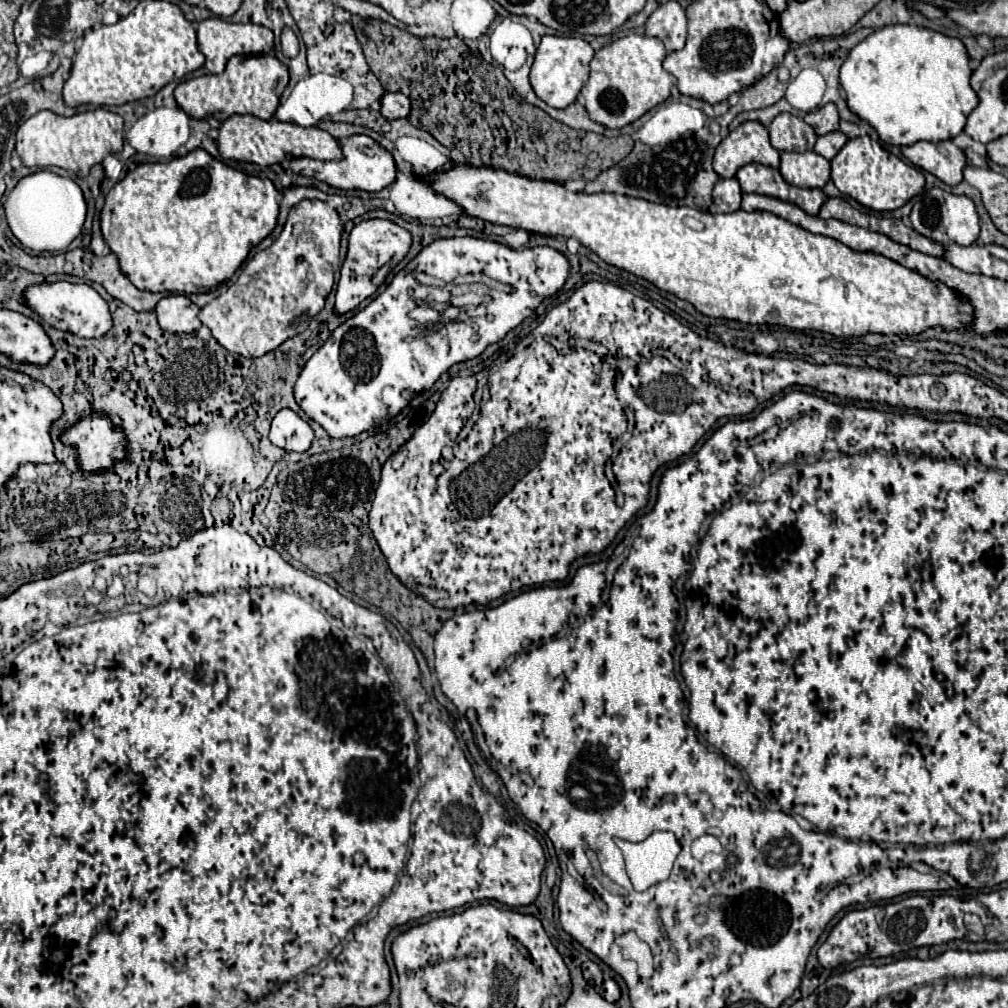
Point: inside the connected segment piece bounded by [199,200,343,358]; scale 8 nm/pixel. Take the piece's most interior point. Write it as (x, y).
(275, 295)

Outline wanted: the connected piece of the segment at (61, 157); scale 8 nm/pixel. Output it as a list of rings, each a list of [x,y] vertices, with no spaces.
[[[97,108],[75,116],[59,116],[49,110],[41,110],[31,116],[17,130],[15,150],[27,168],[49,168],[57,166],[73,170],[79,178],[85,178],[93,164],[99,164],[105,156],[117,154],[123,148],[123,118],[115,112]]]

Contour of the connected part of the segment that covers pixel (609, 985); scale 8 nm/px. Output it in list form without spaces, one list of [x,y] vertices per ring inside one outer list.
[[[607,980],[607,982],[603,982],[603,986],[601,986],[601,994],[603,994],[603,998],[605,998],[607,1002],[617,1002],[619,996],[621,996],[619,986],[617,986],[615,980]]]

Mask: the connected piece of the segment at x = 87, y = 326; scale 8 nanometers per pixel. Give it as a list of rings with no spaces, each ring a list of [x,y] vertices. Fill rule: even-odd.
[[[65,280],[33,284],[23,290],[23,304],[37,312],[47,324],[55,326],[57,330],[65,330],[81,338],[101,338],[113,326],[107,302],[89,284],[71,284]]]

